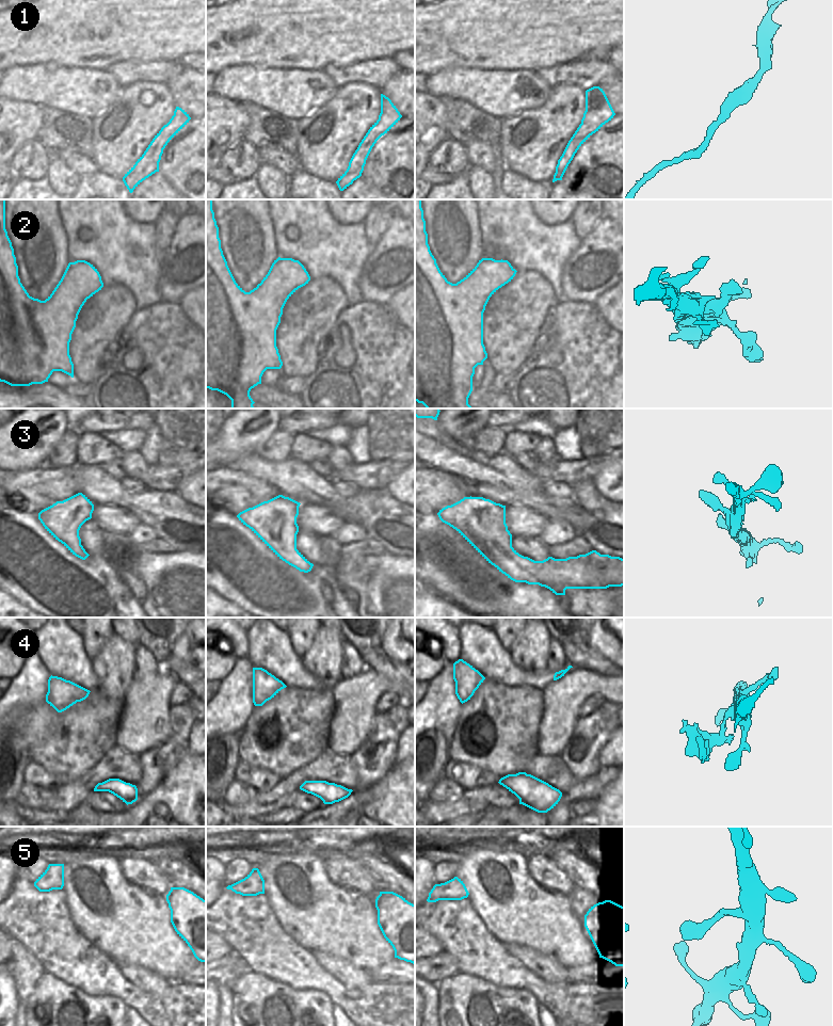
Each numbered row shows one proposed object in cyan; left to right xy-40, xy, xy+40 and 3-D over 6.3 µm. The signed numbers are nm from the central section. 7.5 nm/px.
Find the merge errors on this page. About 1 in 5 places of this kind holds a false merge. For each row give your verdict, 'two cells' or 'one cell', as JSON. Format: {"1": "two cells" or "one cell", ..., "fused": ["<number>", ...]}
{"1": "one cell", "2": "one cell", "3": "one cell", "4": "two cells", "5": "one cell", "fused": ["4"]}

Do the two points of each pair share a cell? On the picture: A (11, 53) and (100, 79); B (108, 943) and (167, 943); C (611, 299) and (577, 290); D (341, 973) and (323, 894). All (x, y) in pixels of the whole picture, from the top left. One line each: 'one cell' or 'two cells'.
A: two cells
B: one cell
C: two cells
D: two cells

